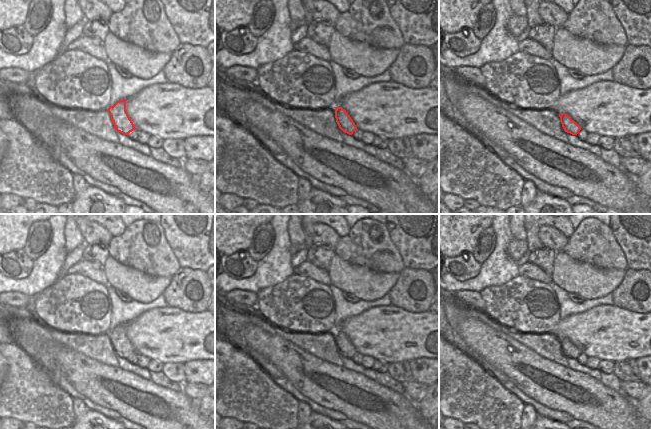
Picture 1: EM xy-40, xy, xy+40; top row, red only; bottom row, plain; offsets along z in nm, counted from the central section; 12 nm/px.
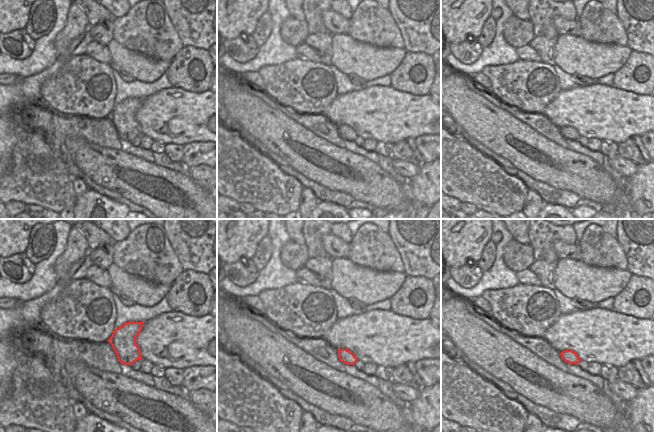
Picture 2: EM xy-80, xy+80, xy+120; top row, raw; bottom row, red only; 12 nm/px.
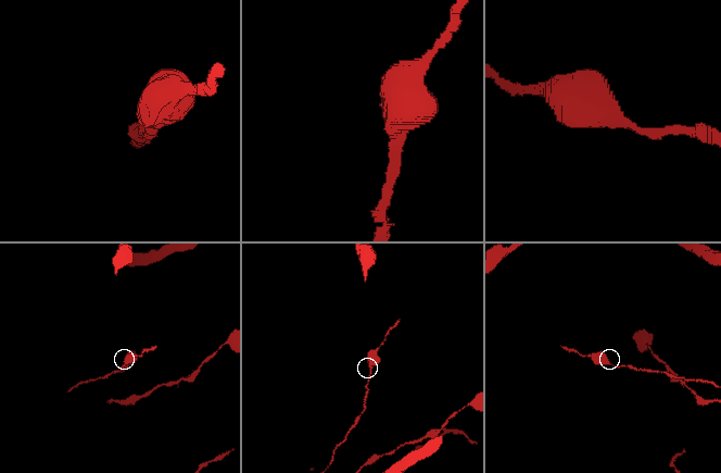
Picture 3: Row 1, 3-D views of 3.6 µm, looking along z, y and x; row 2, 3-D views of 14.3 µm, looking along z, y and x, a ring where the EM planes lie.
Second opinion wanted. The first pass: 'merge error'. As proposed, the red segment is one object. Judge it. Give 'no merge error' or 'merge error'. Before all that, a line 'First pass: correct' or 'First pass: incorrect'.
First pass: incorrect
no merge error

